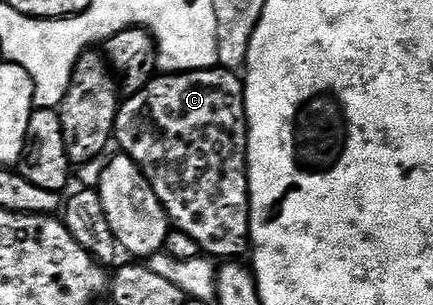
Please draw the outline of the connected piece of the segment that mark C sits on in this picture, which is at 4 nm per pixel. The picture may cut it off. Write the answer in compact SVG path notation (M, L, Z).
M214 68L212 70L184 70L181 74L158 73L152 77L149 83L142 88L137 95L128 95L118 105L117 119L113 125L113 136L120 153L127 155L131 160L135 160L137 167L143 172L143 176L151 184L155 196L163 204L167 212L170 223L176 229L182 230L195 244L199 244L202 255L210 259L240 259L241 253L246 253L249 242L249 125L245 119L245 84L244 81L234 71Z

